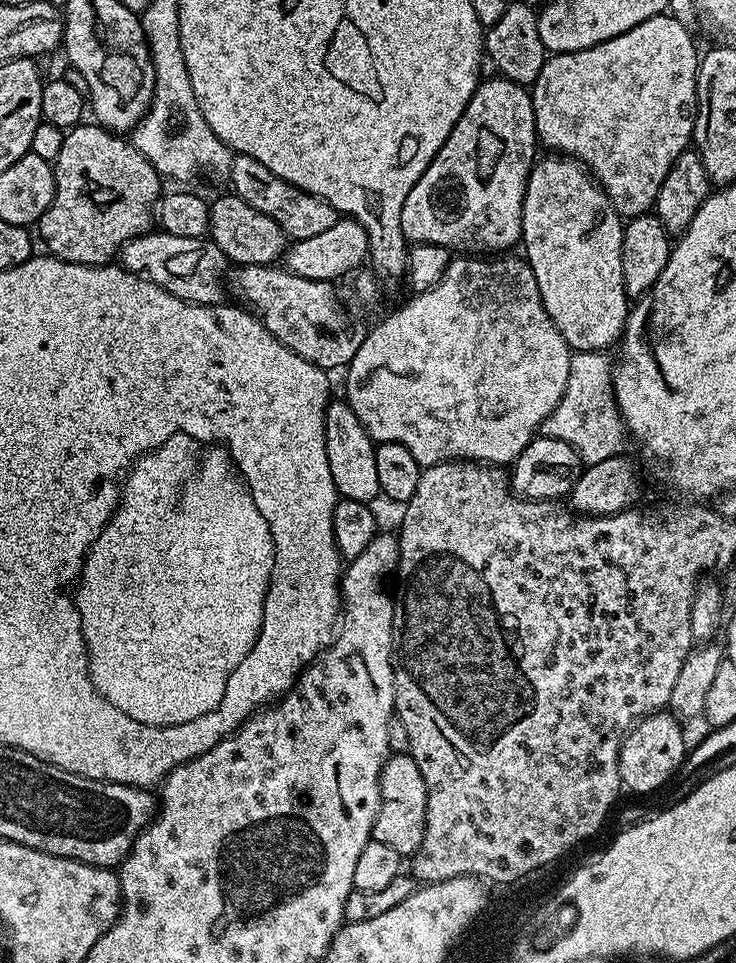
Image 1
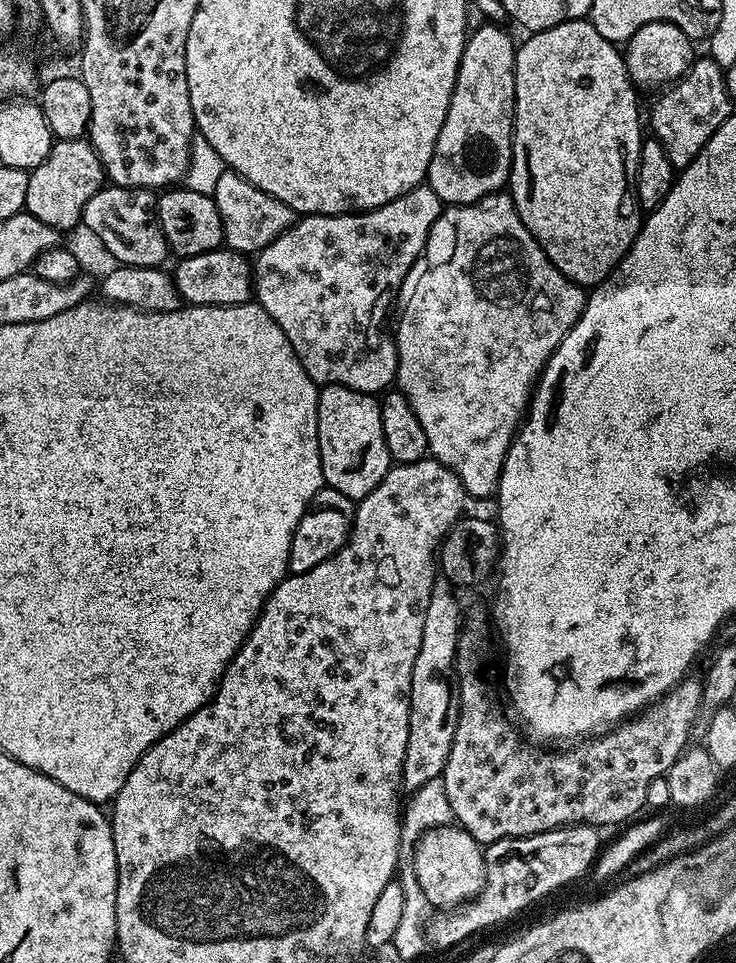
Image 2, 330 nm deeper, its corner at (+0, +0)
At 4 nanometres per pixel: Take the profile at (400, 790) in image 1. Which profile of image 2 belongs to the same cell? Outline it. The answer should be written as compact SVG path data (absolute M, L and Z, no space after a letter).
M432 828L423 833L410 856L418 886L436 910L455 910L484 888L484 848L464 828Z

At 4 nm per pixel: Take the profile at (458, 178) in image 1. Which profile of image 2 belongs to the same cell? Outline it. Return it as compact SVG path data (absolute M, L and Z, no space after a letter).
M487 22L480 29L474 29L467 33L462 58L458 66L458 74L454 82L454 90L450 98L450 110L446 110L446 122L442 122L442 130L438 134L438 142L434 146L434 154L430 158L426 183L429 188L438 194L438 198L445 205L472 204L475 200L480 200L491 192L499 192L508 183L508 175L512 173L512 130L516 127L516 49L517 45L512 44L512 36L496 22Z

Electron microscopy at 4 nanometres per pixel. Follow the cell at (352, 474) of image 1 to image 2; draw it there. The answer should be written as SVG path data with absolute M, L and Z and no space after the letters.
M325 384L319 394L318 450L324 483L354 502L365 500L394 464L382 434L380 400L341 384Z

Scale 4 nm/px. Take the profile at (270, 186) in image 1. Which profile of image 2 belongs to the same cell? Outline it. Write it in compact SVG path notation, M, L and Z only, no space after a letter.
M225 170L222 178L218 178L218 186L214 186L211 198L218 206L218 214L222 218L224 244L234 252L260 253L298 219L297 212L286 206L286 202L266 194L266 190L254 186L245 176L239 176L231 170Z

